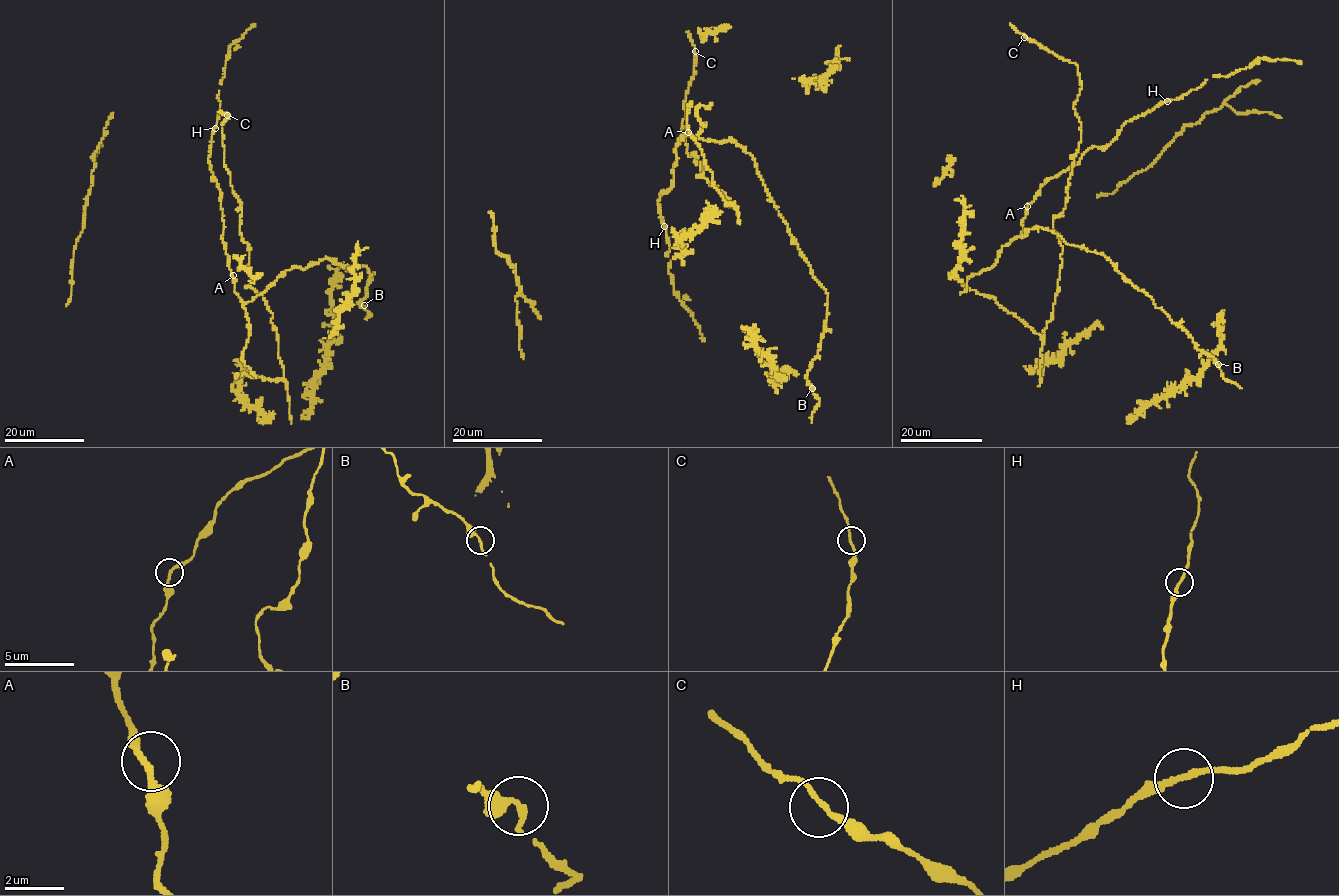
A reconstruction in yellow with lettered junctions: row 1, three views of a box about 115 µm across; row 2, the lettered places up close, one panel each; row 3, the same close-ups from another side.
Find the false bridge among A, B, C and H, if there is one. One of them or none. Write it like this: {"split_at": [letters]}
{"split_at": []}

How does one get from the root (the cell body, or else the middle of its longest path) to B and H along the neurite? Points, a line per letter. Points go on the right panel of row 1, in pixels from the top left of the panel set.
B: (1026, 213), (1022, 238), (1040, 227), (1070, 245), (1103, 254), (1218, 364)
H: (1026, 213), (1047, 181), (1076, 165), (1093, 146), (1107, 147), (1127, 122), (1167, 101)

